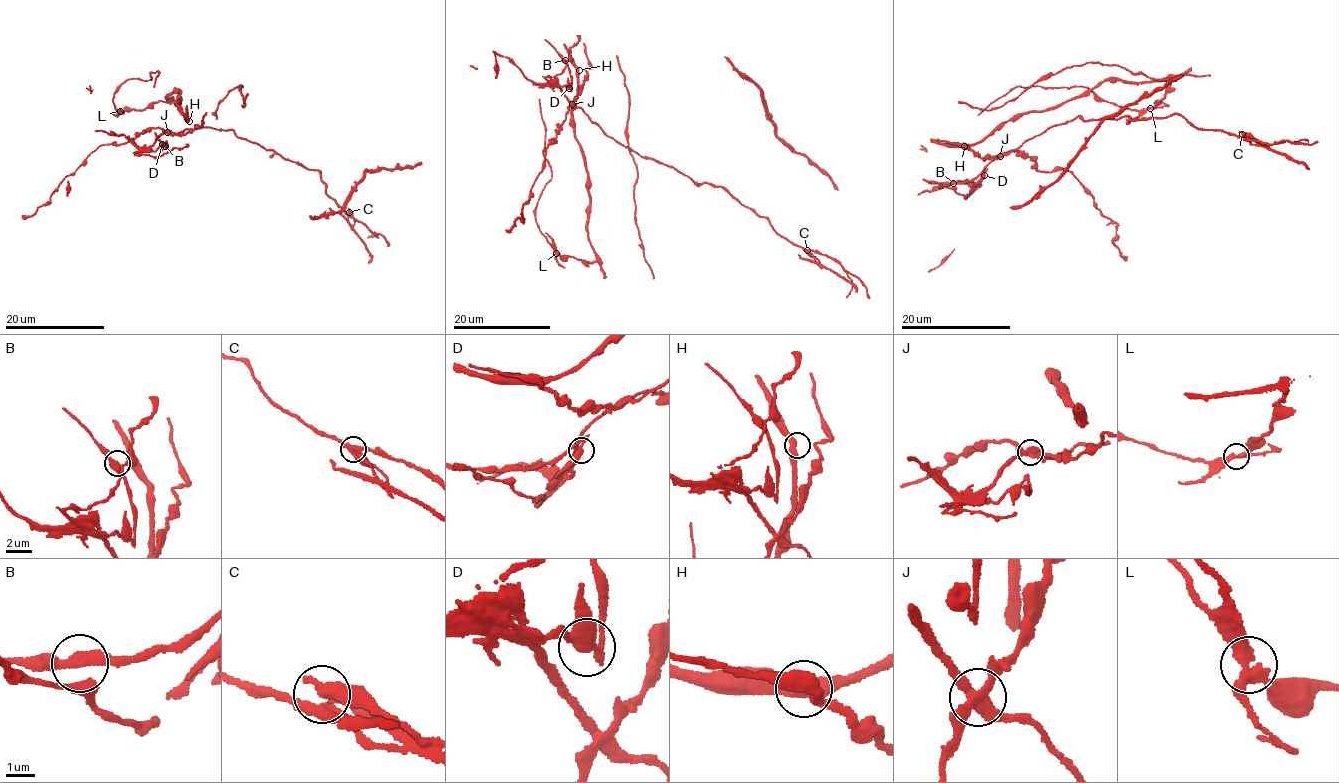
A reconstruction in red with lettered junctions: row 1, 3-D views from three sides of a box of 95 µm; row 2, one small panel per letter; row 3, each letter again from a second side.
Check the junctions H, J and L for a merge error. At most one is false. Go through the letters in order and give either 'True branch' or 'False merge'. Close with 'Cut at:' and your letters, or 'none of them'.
H: True branch
J: False merge
L: True branch
Cut at: J

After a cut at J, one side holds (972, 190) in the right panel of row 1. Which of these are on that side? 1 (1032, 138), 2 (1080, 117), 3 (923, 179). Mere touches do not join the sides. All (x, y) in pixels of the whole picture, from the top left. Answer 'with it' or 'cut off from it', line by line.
1: with it
2: with it
3: with it

